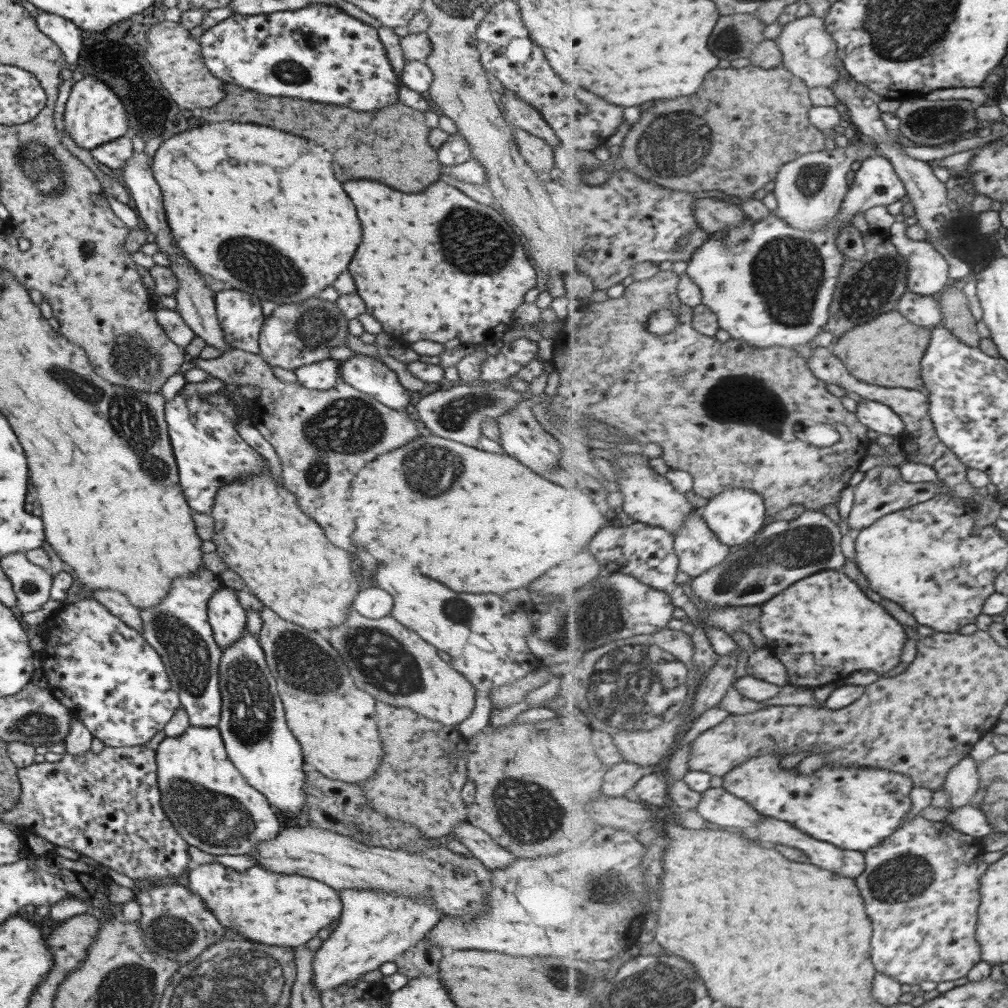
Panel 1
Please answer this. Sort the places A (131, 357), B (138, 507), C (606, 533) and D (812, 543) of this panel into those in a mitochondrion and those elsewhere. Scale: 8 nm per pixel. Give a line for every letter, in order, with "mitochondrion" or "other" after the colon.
A: mitochondrion
B: other
C: other
D: mitochondrion

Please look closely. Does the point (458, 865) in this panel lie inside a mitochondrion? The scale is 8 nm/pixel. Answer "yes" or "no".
yes

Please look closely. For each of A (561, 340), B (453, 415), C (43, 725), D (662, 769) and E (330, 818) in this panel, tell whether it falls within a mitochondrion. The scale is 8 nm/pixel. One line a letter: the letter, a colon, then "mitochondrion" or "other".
A: other
B: mitochondrion
C: mitochondrion
D: other
E: other

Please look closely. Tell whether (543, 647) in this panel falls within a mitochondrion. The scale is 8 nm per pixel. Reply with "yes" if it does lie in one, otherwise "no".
yes

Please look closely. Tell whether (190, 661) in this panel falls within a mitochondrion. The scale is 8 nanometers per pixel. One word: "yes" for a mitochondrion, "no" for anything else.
yes

